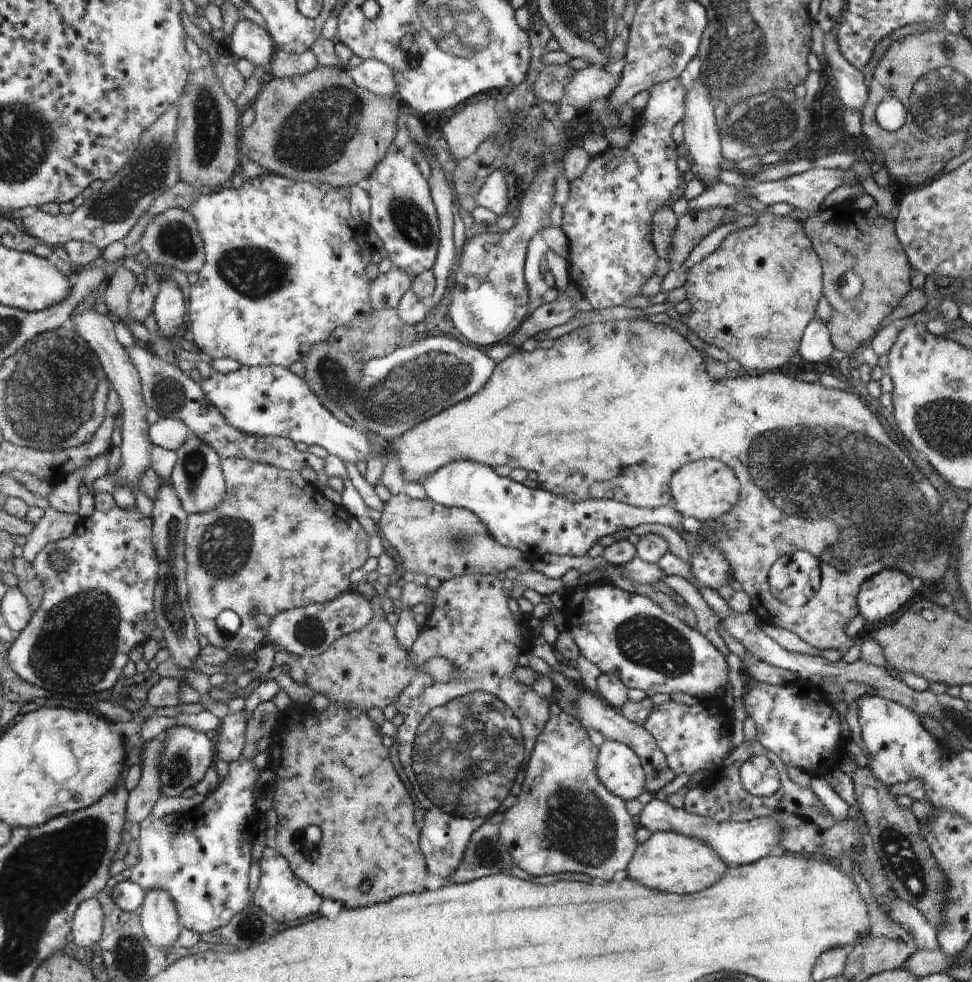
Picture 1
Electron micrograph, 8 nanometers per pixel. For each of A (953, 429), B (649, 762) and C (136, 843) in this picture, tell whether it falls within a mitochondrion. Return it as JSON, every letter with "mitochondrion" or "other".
{"A":"mitochondrion","B":"other","C":"other"}

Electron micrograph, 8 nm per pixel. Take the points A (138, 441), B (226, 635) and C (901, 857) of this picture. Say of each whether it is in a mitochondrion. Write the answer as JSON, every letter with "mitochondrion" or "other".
{"A":"other","B":"other","C":"mitochondrion"}

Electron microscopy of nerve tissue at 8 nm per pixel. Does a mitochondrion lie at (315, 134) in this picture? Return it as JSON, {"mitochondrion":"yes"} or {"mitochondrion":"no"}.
{"mitochondrion":"yes"}

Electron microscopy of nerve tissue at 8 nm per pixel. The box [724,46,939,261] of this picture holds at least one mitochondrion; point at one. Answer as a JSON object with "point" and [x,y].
{"point":[773,122]}

